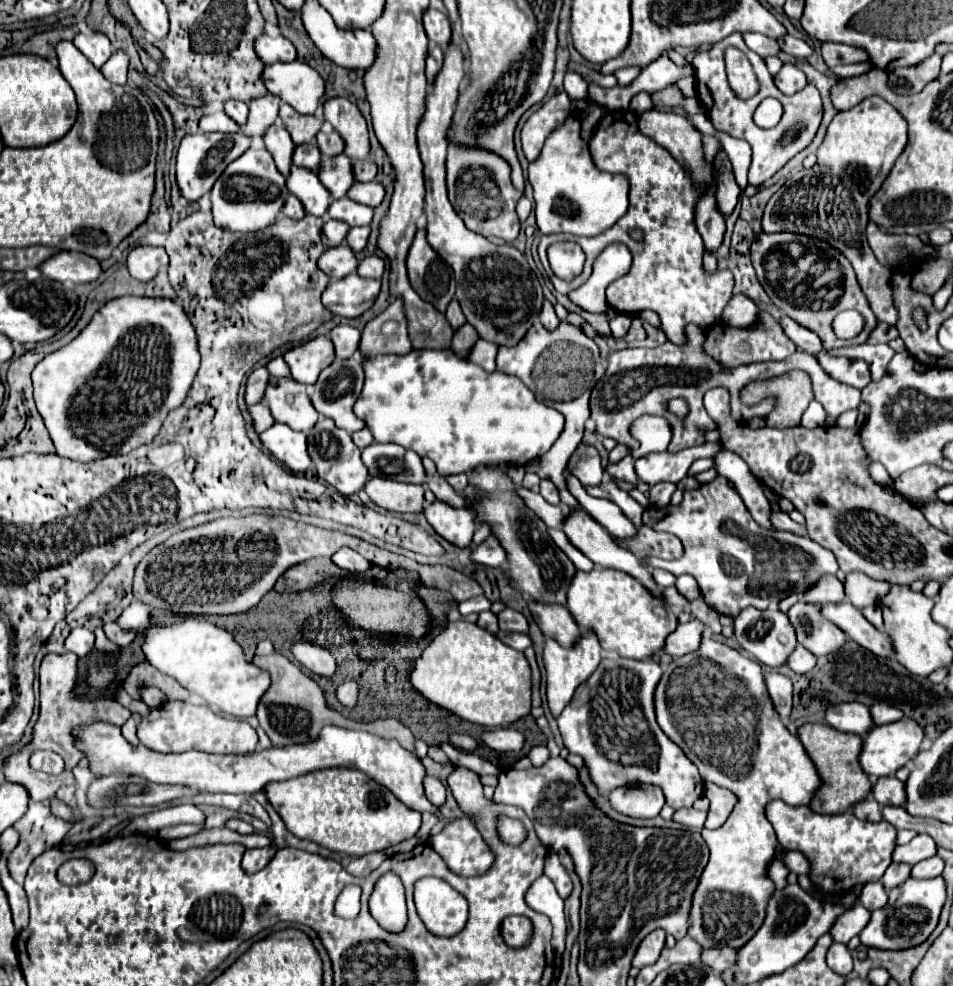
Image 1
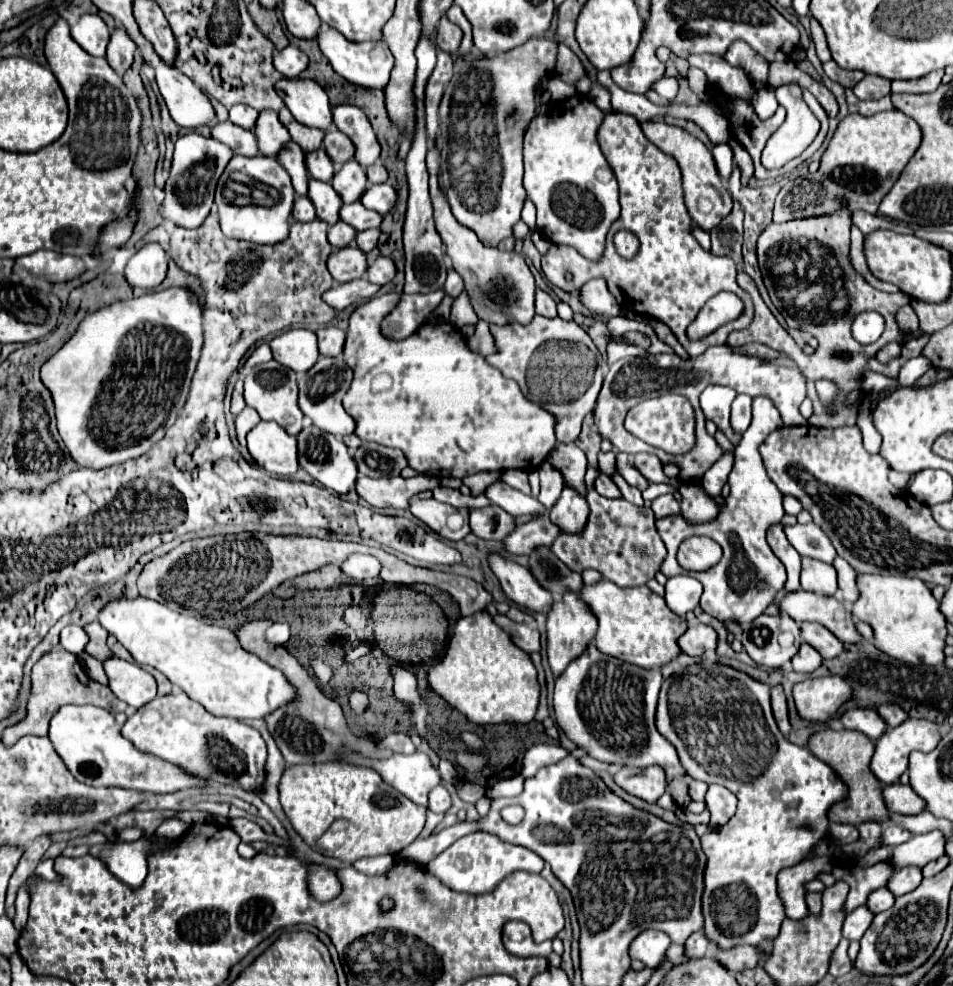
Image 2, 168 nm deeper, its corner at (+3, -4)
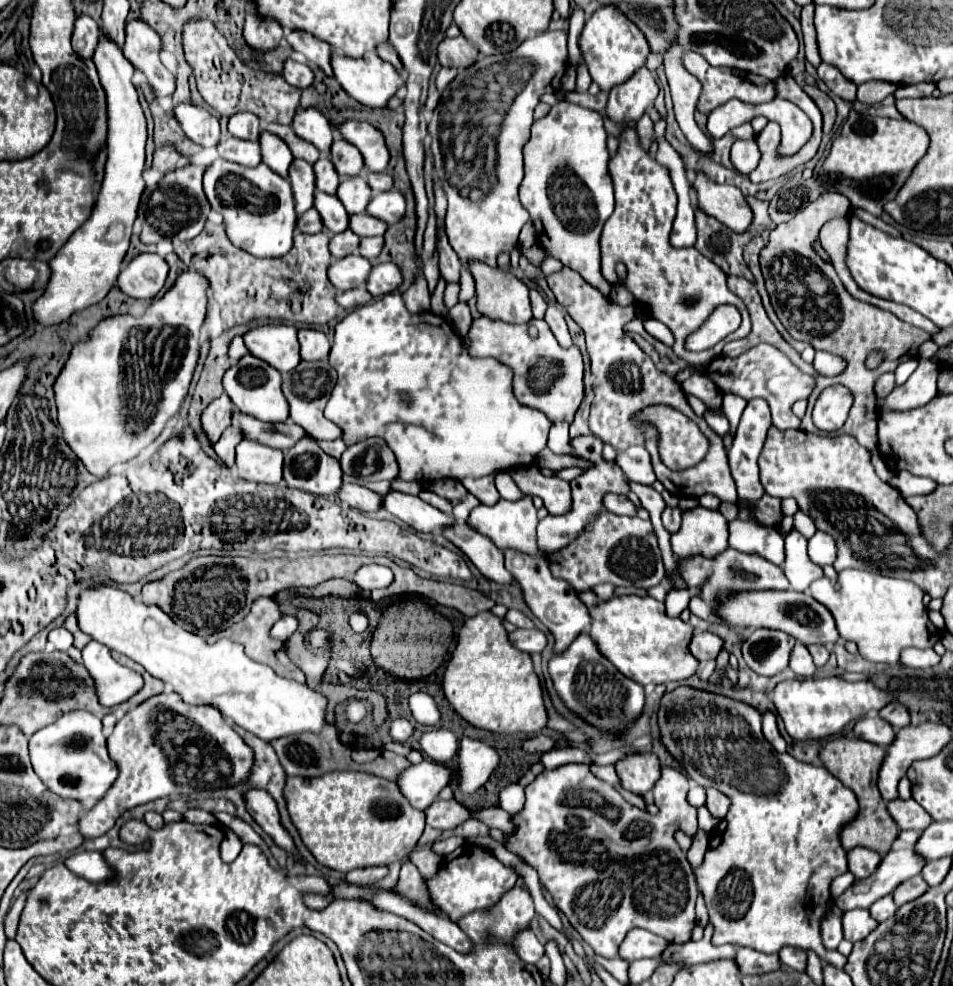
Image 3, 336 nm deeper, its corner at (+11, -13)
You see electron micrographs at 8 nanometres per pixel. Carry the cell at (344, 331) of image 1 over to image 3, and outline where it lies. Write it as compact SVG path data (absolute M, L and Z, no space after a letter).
M298 330L300 340L300 358L306 362L328 360L330 340L320 330Z

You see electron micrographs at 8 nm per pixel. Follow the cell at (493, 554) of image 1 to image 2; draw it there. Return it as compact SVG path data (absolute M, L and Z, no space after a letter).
M544 515L516 527L516 531L504 539L504 549L510 555L528 555L540 545L550 547L558 535L560 527L552 525L552 521L548 521L548 515Z

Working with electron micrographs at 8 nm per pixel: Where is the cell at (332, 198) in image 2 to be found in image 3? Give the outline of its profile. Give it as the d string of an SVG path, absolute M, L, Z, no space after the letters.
M316 192L314 194L314 208L318 210L326 230L338 234L338 232L344 232L348 228L348 214L336 196Z

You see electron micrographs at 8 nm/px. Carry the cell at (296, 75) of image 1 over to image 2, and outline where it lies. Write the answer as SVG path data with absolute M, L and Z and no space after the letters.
M284 79L278 81L276 89L280 91L286 107L298 123L328 131L328 127L332 125L332 109L326 91L316 81Z

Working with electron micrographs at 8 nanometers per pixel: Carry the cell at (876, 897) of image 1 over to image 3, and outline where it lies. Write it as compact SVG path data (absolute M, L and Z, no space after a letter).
M884 896L884 898L880 898L880 902L874 902L874 906L870 906L870 914L876 922L884 922L894 912L896 912L896 904L894 904L892 896Z

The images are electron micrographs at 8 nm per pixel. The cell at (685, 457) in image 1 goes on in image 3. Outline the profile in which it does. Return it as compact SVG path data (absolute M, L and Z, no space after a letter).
M632 446L624 452L618 454L616 464L622 468L628 480L638 482L638 484L652 484L656 480L652 464L650 464L650 454L646 454L644 448Z

